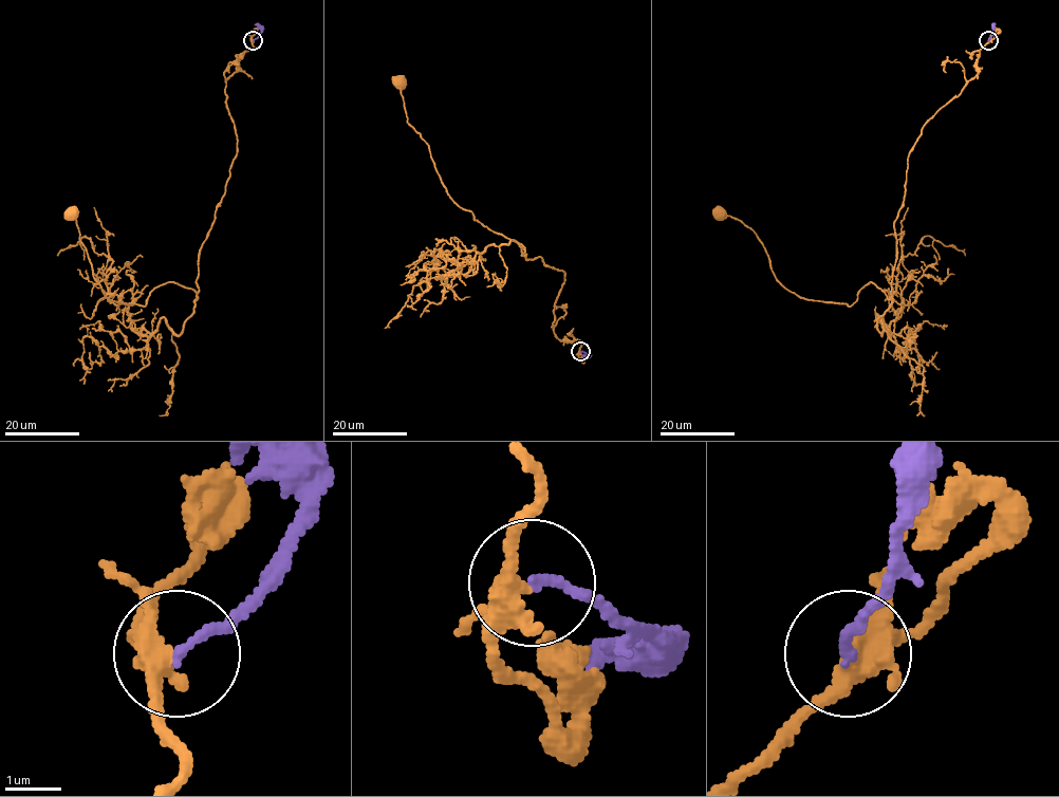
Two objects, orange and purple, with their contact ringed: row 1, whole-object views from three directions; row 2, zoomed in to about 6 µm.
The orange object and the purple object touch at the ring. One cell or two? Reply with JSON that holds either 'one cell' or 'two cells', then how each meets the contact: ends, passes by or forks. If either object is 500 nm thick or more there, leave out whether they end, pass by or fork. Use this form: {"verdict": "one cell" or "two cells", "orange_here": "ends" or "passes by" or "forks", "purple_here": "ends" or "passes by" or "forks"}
{"verdict": "two cells", "orange_here": "forks", "purple_here": "ends"}

